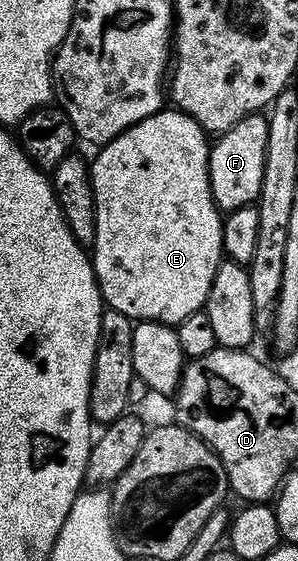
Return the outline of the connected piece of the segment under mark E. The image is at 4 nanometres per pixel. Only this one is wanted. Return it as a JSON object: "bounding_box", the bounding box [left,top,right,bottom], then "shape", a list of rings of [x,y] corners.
{"bounding_box":[90,107,224,326],"shape":[[[165,107],[159,113],[142,119],[132,125],[124,133],[119,133],[113,141],[99,146],[97,155],[90,161],[90,176],[92,178],[92,194],[96,204],[96,244],[91,250],[92,266],[96,272],[96,281],[100,284],[100,294],[104,297],[104,304],[114,311],[122,311],[122,315],[136,321],[160,321],[163,325],[177,326],[190,315],[201,312],[210,295],[210,283],[214,283],[214,275],[218,271],[224,257],[222,247],[221,210],[216,208],[212,192],[210,191],[210,175],[208,174],[208,150],[210,148],[209,134],[190,115],[180,112],[175,107]]]}

